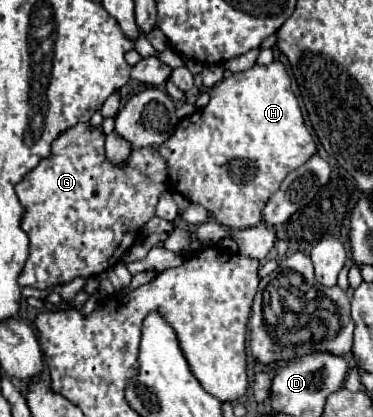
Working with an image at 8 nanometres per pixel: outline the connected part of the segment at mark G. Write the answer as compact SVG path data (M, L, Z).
M88 124L74 126L54 140L52 154L44 158L26 178L16 186L16 196L24 206L22 230L30 238L30 256L18 278L20 286L50 288L68 284L74 278L100 276L112 268L124 252L130 250L142 226L156 214L156 202L166 192L166 162L158 158L156 146L132 150L126 166L112 166L104 156L104 134L100 128L90 130Z

